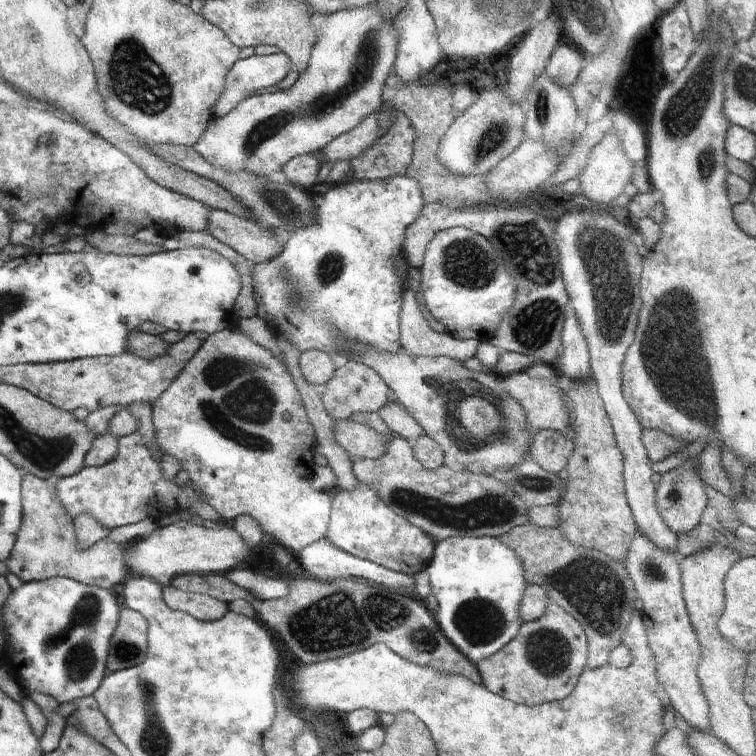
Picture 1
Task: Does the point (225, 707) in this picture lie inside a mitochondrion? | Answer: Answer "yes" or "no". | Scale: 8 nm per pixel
no

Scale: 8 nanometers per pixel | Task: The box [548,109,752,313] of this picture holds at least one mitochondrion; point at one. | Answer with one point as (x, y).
(709, 164)

